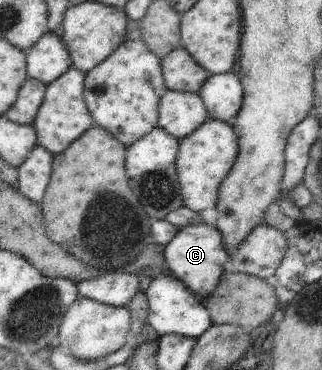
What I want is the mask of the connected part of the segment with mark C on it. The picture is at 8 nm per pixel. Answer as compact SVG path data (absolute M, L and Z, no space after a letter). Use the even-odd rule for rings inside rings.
M204 222L180 229L174 240L166 244L164 258L168 271L199 298L210 296L218 288L218 282L222 274L229 269L230 263L221 233L214 225L208 226Z

